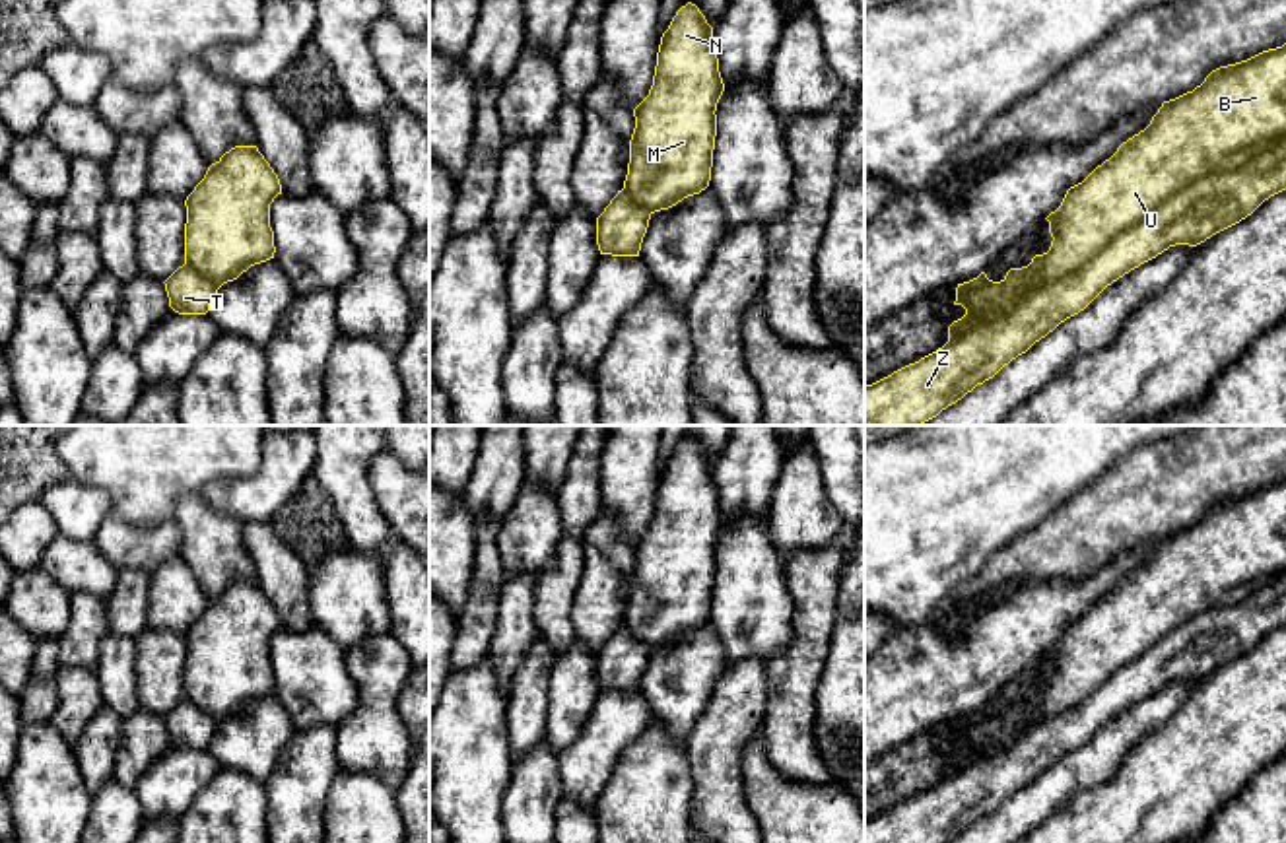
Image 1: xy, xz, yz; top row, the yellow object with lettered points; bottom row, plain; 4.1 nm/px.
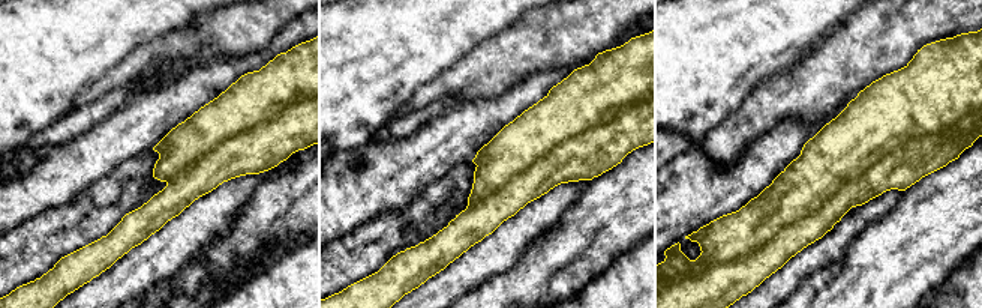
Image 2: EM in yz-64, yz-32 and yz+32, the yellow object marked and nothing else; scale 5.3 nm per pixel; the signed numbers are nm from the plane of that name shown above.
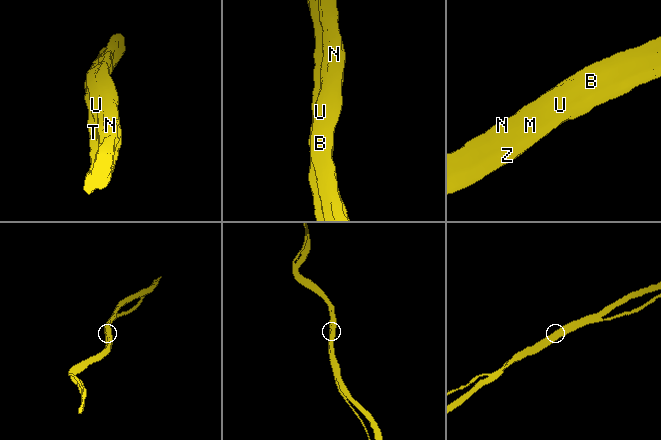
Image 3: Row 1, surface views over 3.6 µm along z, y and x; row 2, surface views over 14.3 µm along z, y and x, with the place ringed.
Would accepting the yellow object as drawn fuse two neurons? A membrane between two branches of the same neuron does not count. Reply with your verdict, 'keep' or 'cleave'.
cleave

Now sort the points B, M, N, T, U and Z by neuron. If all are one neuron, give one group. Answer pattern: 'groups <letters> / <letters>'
groups B M N U / T Z

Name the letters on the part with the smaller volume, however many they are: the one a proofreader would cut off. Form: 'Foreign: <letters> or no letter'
Foreign: T, Z

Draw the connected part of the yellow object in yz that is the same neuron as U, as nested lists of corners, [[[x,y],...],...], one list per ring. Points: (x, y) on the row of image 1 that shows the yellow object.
[[[1286,43],[1220,66],[1193,91],[1164,101],[1144,130],[1070,186],[1061,206],[1045,218],[1053,237],[1047,253],[1035,254],[1028,266],[1010,268],[1000,282],[981,272],[958,284],[954,305],[962,305],[965,315],[948,326],[948,340],[1006,315],[1033,289],[1070,276],[1175,192],[1212,173],[1241,167],[1280,140],[1286,140]]]

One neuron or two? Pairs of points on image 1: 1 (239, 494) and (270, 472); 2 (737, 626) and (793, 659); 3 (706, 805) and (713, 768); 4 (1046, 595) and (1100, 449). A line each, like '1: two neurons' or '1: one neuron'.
1: one neuron
2: two neurons
3: one neuron
4: two neurons

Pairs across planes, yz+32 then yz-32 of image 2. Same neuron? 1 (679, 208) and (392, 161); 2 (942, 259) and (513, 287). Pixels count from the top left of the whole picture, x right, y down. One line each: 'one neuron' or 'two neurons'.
1: one neuron
2: one neuron

